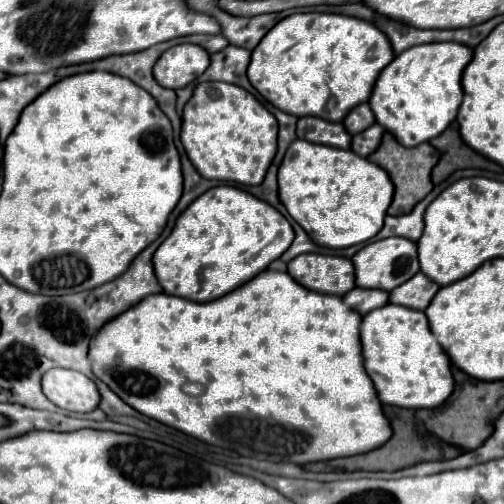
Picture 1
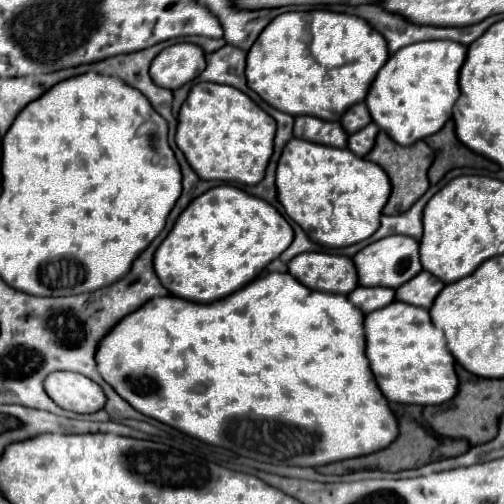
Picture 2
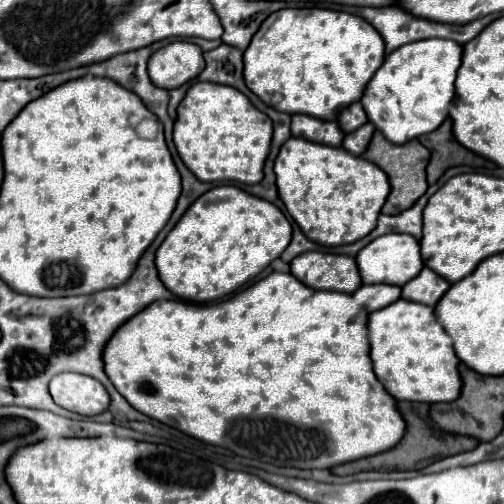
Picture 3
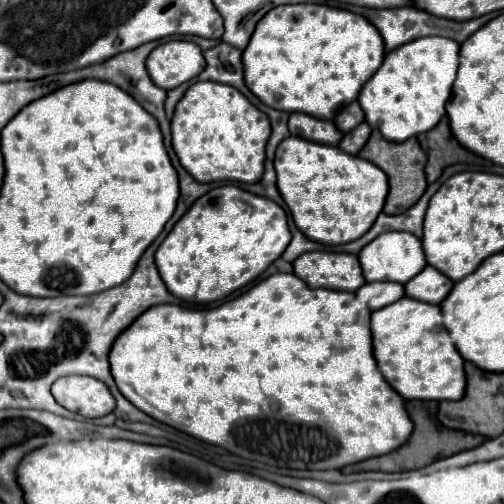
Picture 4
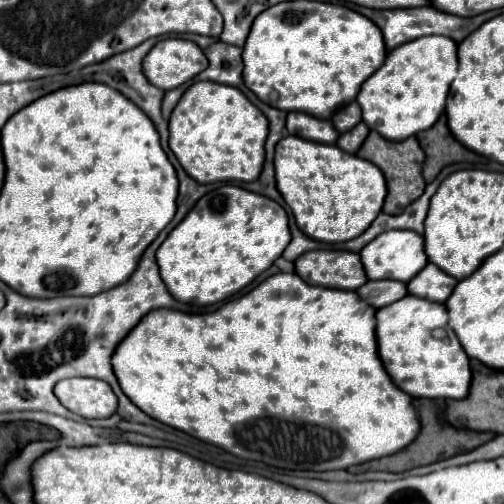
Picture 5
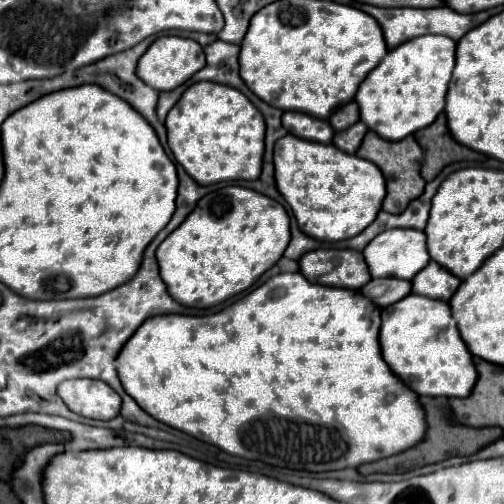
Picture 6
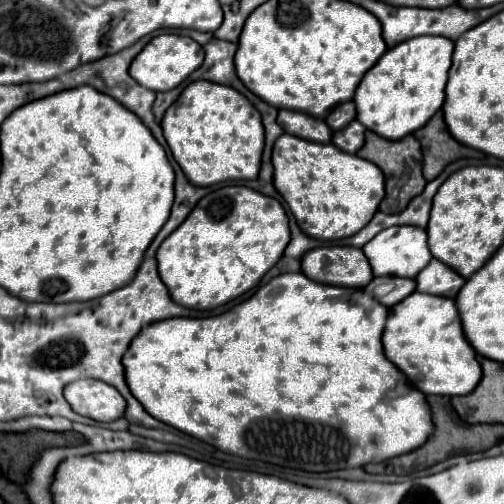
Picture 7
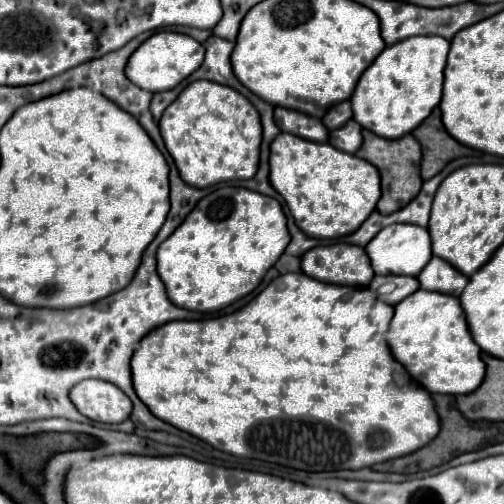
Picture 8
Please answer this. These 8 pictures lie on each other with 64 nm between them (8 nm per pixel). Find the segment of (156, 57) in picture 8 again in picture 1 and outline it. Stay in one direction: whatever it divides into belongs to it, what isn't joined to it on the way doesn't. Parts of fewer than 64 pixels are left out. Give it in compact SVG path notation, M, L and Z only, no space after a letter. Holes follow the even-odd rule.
M178 44L170 48L154 68L154 76L164 88L184 88L196 80L210 64L210 54L196 44Z

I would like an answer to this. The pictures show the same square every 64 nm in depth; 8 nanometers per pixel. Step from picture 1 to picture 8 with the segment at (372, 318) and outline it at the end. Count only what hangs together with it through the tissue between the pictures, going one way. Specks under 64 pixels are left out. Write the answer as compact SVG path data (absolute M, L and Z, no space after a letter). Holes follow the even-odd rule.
M416 290L404 298L394 306L386 342L392 356L430 394L470 394L484 378L486 368L480 360L480 348L472 342L464 310L454 296Z

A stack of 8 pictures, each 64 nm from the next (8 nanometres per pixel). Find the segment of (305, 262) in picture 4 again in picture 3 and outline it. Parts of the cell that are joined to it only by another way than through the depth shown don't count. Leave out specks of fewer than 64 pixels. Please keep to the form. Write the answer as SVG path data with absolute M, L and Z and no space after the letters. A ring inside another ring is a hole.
M304 252L290 262L290 272L312 290L352 294L362 284L356 260L342 254Z

